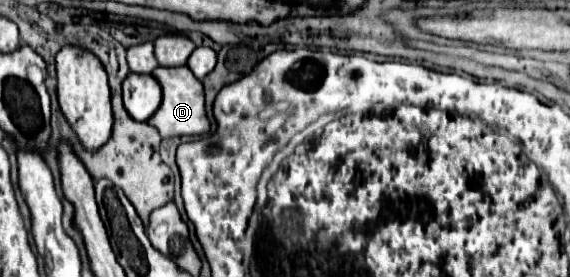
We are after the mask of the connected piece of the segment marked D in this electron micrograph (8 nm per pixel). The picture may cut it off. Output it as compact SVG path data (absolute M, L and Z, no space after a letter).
M187 66L155 68L153 76L157 78L157 82L163 88L163 102L161 102L159 110L153 114L153 118L147 122L159 130L161 138L207 134L211 130L211 122L207 118L207 110L205 110L203 84L191 74L191 70Z

